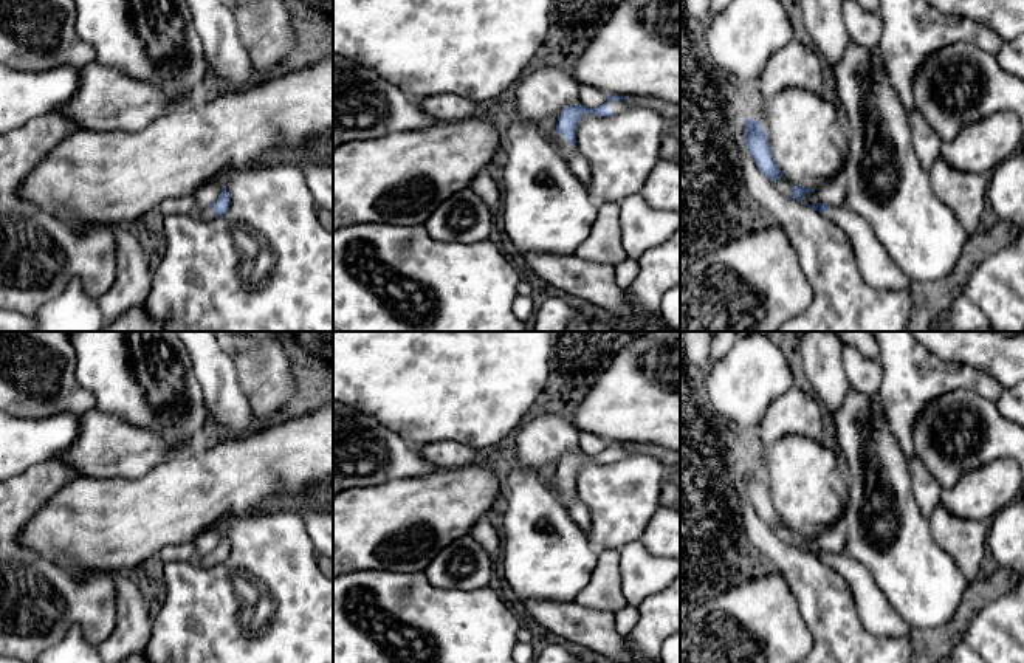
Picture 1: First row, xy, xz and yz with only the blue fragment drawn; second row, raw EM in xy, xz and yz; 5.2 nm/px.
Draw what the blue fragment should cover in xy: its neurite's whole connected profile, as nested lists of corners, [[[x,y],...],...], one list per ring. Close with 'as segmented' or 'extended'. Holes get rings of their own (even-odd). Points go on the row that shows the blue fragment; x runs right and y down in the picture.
[[[225,187],[220,194],[220,197],[206,209],[197,211],[197,215],[201,218],[215,218],[215,217],[222,217],[226,214],[226,211],[231,206],[231,194],[229,191]]]; extended

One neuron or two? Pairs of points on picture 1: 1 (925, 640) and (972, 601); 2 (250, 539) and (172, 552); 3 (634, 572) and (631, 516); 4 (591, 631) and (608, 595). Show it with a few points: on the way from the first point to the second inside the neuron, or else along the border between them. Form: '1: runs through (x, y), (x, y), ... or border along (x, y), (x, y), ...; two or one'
1: runs through (939, 640), (964, 615); one
2: border along (195, 558), (166, 563); two
3: runs through (634, 558), (631, 552), (631, 530); one
4: border along (573, 601), (614, 614); two

